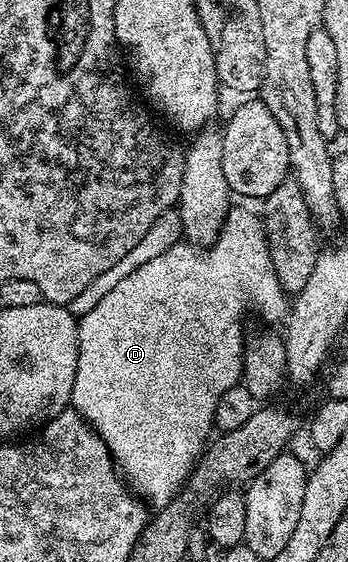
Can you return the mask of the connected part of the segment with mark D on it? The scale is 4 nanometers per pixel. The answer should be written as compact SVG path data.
M236 205L229 210L224 227L221 229L216 242L207 250L187 241L179 241L172 248L168 248L164 253L159 254L158 257L151 258L146 264L127 274L122 281L118 282L118 285L114 286L114 289L111 289L110 293L106 294L106 297L103 297L102 301L98 302L98 305L94 306L90 313L86 313L85 316L78 319L76 328L78 333L78 365L74 373L71 406L78 414L83 415L84 422L104 440L117 468L122 472L123 478L127 480L131 488L147 500L153 508L167 508L170 502L181 494L194 464L205 450L206 440L213 434L218 397L222 397L222 393L226 393L226 389L235 387L241 382L244 373L244 348L246 346L244 314L247 313L248 307L253 307L264 319L283 320L289 310L290 299L284 294L278 277L274 273L274 265L270 261L270 253L268 252L263 218L257 212L255 215L254 212Z

